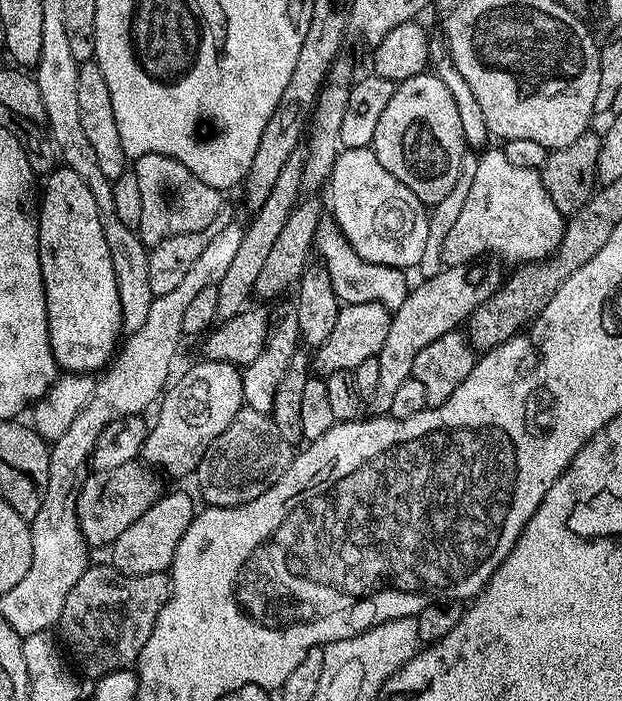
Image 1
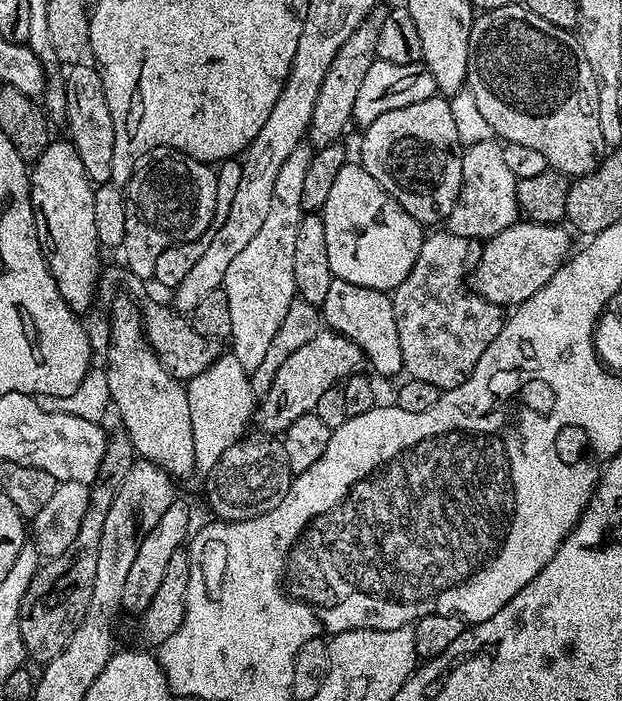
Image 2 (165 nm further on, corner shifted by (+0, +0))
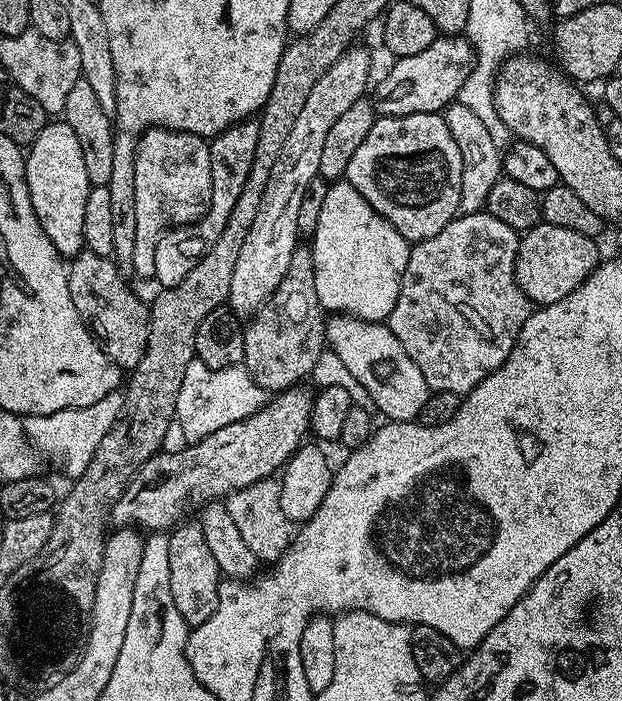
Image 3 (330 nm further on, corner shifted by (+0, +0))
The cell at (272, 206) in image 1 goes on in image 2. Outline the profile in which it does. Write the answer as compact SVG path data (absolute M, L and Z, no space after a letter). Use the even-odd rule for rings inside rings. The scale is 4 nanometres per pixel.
M373 14L362 21L358 30L346 40L342 50L334 54L334 62L330 62L330 70L326 70L326 79L322 82L322 90L318 90L318 102L314 102L310 140L316 148L324 148L328 144L339 141L340 135L353 123L356 115L358 94L365 88L370 66L376 59L378 46L378 30L384 21L383 15Z

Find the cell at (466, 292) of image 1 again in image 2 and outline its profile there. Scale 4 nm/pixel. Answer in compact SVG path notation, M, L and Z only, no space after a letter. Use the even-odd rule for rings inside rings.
M517 222L489 236L483 241L484 253L476 269L470 272L471 291L501 306L515 306L526 302L526 298L534 298L570 255L573 245L567 231L569 229L560 224Z

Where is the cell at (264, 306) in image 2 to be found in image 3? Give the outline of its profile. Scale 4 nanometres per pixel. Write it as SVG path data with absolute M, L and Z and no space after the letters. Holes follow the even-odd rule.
M349 47L340 55L338 62L334 62L334 66L318 78L314 90L310 90L310 95L306 97L302 114L298 114L298 119L294 121L286 146L282 146L278 162L274 162L270 182L266 182L266 190L262 194L262 206L258 206L258 218L254 218L254 226L250 226L250 234L246 234L246 242L242 242L242 250L238 253L238 263L234 265L227 307L237 317L251 317L272 297L274 290L278 290L298 246L298 210L302 194L306 194L306 186L310 186L310 182L320 175L318 161L322 158L326 133L353 102L358 102L367 93L364 91L368 88L372 60L366 49L356 47Z

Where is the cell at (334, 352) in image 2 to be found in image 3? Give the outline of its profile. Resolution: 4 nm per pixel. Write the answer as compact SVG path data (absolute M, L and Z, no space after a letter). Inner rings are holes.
M293 386L283 392L275 393L260 408L242 422L230 422L230 426L222 426L222 430L214 430L206 438L193 441L180 450L168 452L164 450L153 455L132 476L126 490L113 504L110 510L111 521L118 526L131 526L147 531L167 531L179 520L190 502L205 504L214 502L231 492L244 489L254 482L269 479L287 463L289 457L303 445L310 432L312 422L312 396L299 392L299 387Z

